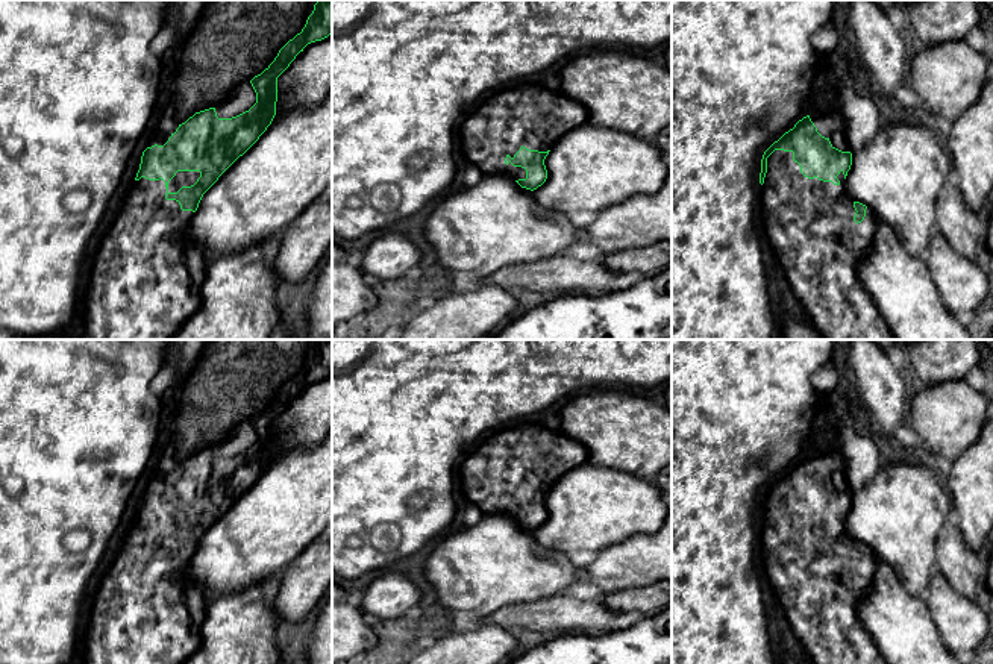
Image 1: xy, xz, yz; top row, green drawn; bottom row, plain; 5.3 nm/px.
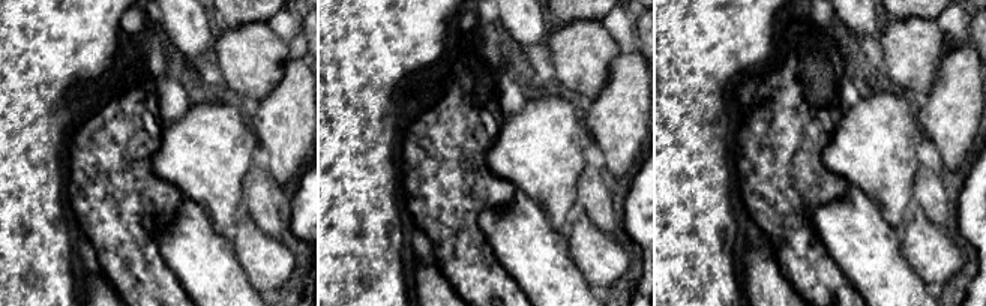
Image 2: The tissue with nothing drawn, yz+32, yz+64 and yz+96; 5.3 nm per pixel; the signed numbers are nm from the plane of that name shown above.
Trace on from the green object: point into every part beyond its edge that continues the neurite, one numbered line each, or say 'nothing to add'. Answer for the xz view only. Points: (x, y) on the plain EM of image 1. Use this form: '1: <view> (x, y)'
1: xz (525, 454)

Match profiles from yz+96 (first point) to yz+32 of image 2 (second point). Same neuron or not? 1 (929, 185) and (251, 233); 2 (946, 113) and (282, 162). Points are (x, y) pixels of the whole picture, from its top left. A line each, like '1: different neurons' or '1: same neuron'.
1: different neurons
2: same neuron

